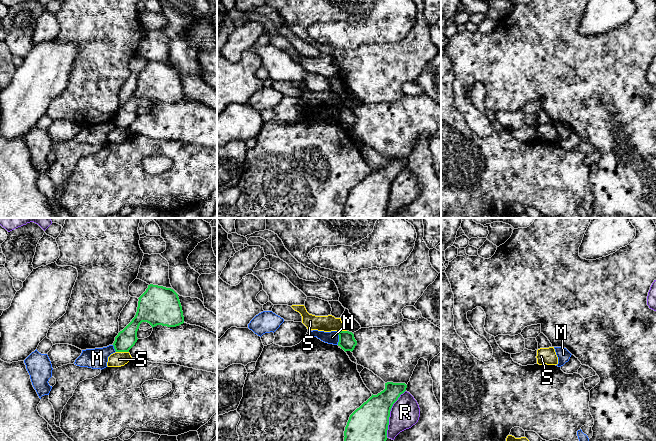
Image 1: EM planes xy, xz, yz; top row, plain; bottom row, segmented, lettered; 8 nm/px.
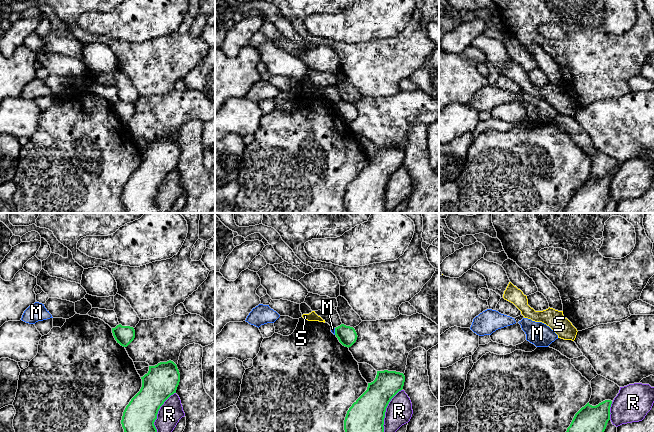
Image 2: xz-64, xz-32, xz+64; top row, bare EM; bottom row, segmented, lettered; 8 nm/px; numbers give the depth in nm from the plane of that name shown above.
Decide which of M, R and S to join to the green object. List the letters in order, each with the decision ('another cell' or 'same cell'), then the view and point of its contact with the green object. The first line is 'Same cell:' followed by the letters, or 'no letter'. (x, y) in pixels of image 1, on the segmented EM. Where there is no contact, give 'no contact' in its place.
Same cell: no letter
M: another cell | xz (339, 338)
R: another cell | xz (389, 413)
S: another cell | xy (122, 351)

